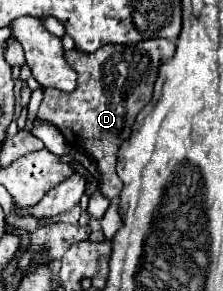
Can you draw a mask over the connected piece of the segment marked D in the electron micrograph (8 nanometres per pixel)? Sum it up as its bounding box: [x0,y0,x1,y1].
[39,39,175,201]

